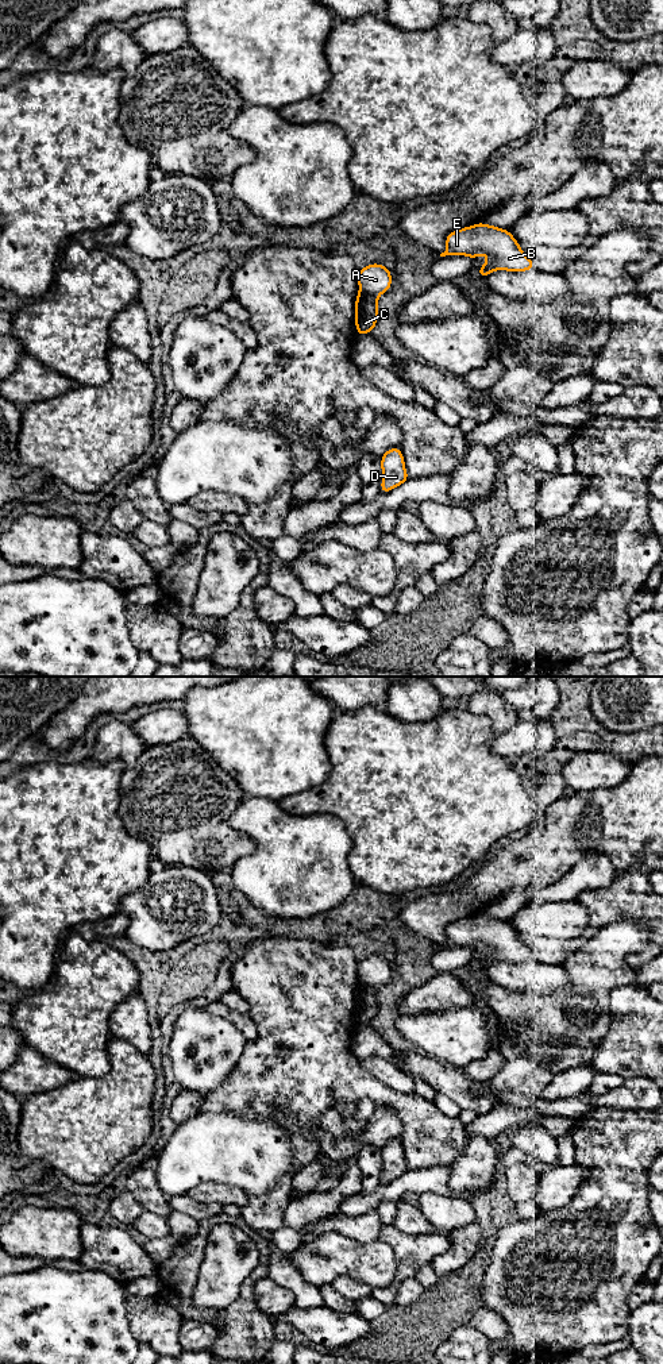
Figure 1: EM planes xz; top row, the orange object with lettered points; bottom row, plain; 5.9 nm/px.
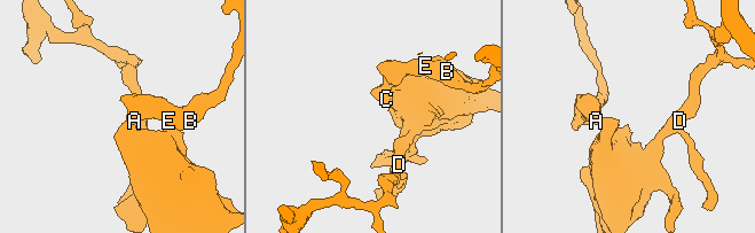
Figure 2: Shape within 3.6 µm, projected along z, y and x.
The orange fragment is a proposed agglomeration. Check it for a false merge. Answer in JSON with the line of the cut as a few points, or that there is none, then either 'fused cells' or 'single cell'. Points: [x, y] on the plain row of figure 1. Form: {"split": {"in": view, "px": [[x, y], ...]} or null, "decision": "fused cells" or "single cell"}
{"split": {"in": "xz", "px": [[359, 981], [376, 989]]}, "decision": "fused cells"}

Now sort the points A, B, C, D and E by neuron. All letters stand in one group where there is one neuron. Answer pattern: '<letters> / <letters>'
A B E / C D

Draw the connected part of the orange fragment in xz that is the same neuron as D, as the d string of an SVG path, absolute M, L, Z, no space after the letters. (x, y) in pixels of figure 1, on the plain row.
M393 1138L382 1147L381 1160L383 1165L381 1184L389 1184L393 1179L398 1179L409 1171L400 1138Z

